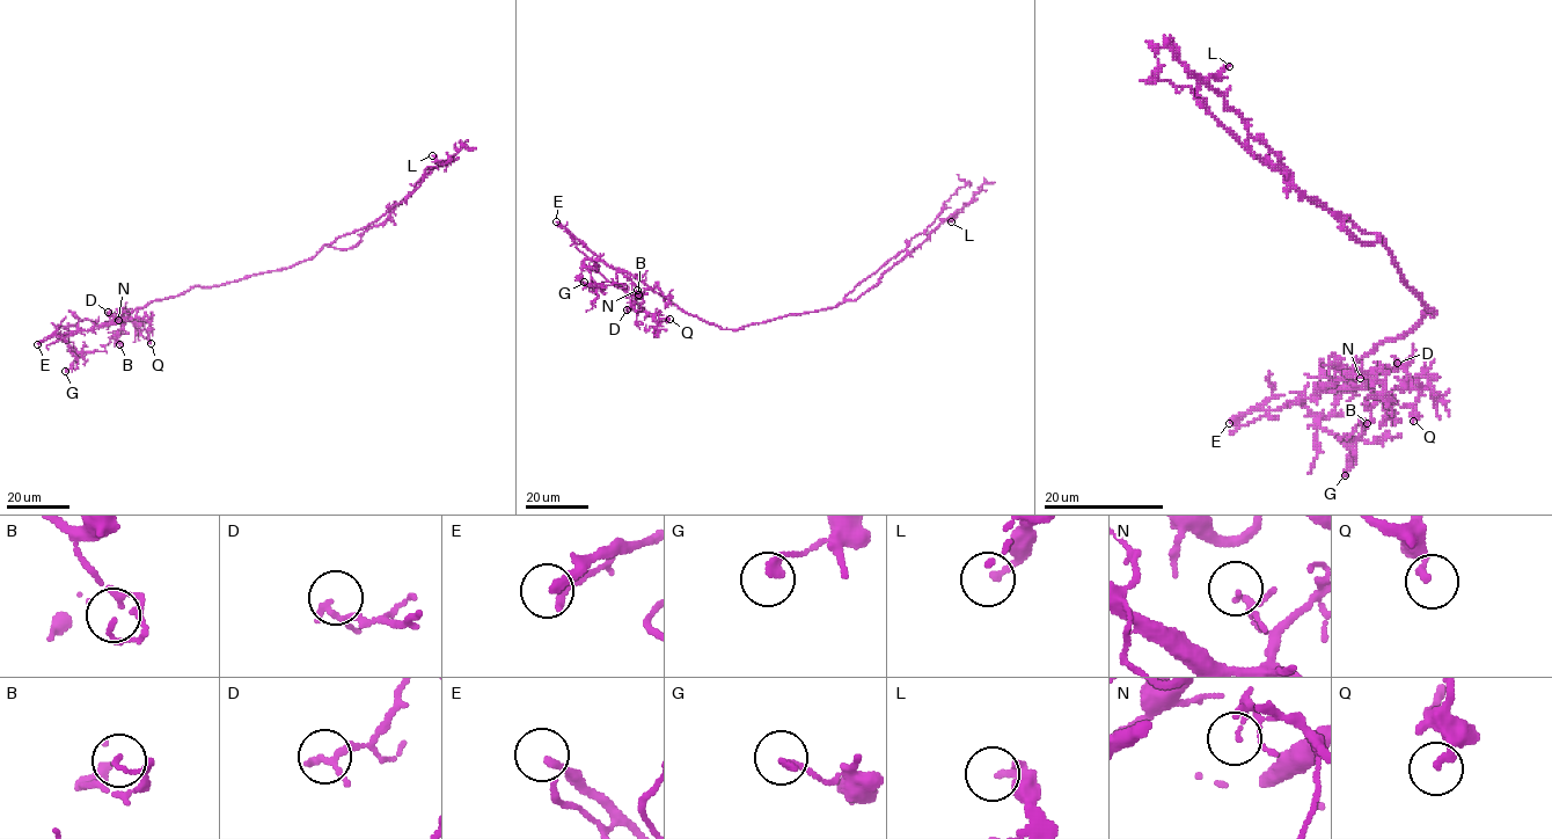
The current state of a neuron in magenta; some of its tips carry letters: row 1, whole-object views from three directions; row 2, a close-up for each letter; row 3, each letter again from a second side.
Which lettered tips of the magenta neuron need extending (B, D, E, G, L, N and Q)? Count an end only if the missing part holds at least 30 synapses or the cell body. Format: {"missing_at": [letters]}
{"missing_at": ["E"]}

